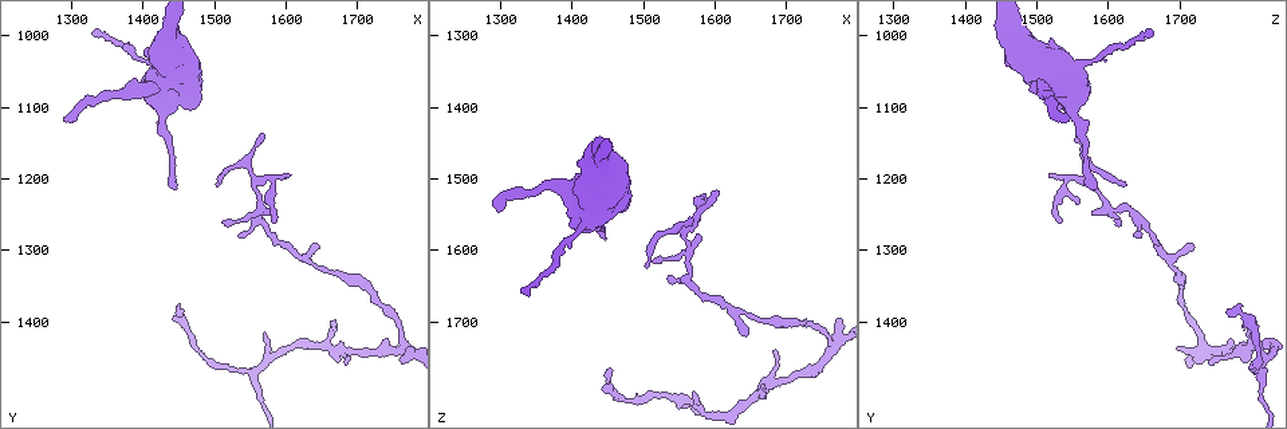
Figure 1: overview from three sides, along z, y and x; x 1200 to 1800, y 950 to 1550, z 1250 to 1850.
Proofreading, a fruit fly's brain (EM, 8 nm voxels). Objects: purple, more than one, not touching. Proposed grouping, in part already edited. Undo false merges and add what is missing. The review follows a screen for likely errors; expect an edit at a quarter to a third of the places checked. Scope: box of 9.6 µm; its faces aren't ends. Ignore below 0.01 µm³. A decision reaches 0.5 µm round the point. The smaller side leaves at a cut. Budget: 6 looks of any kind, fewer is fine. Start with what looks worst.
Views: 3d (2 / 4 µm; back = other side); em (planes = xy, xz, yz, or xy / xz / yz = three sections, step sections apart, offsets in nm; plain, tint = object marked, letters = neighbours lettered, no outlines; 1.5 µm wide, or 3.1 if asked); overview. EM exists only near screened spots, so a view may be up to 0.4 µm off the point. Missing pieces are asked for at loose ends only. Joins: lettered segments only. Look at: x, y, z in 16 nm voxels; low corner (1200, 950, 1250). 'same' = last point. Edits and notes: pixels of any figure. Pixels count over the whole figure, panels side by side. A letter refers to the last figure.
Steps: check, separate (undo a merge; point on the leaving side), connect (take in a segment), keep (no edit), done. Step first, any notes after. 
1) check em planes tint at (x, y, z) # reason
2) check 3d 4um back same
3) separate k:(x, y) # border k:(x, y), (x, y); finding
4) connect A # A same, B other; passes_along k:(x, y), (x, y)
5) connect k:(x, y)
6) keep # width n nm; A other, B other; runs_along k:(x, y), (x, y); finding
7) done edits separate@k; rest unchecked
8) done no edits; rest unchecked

check em xz step 8 tint at (1580, 1265, 1535)

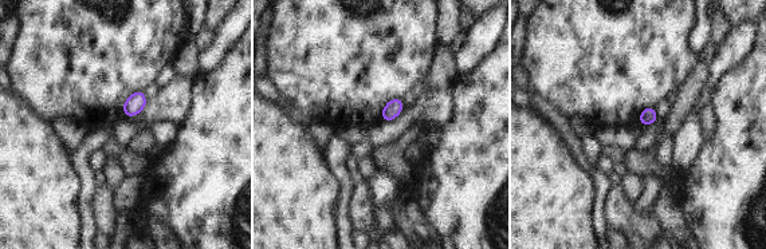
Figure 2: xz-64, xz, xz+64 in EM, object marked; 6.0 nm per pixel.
check em planes letters same # another direction

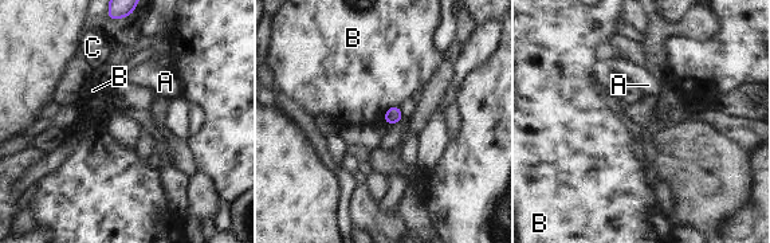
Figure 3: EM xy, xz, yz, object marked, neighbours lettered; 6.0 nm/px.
keep # A other, B other, C other; border 3:(399, 104), (389, 108), (381, 121); none of them fits

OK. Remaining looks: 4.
check em yz step 8 letters at (1450, 1385, 1760)

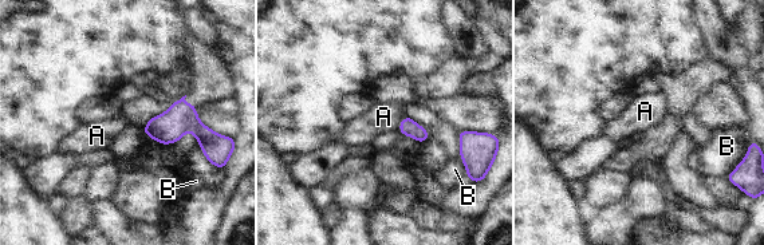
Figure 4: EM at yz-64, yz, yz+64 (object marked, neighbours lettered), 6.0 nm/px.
check em xy step 4 letters same

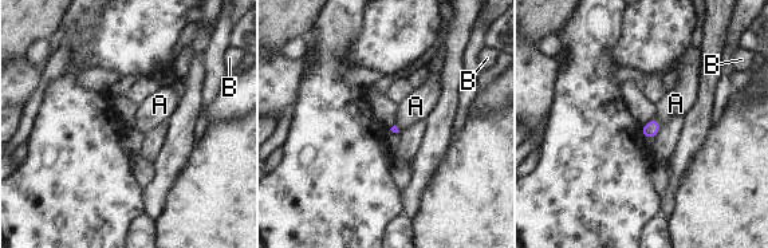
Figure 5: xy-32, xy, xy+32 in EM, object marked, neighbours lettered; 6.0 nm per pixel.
keep # A other, B other; border 5:(654, 117), (661, 125); no lettered segment goes on from it

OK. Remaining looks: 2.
done no edits; rest unchecked

